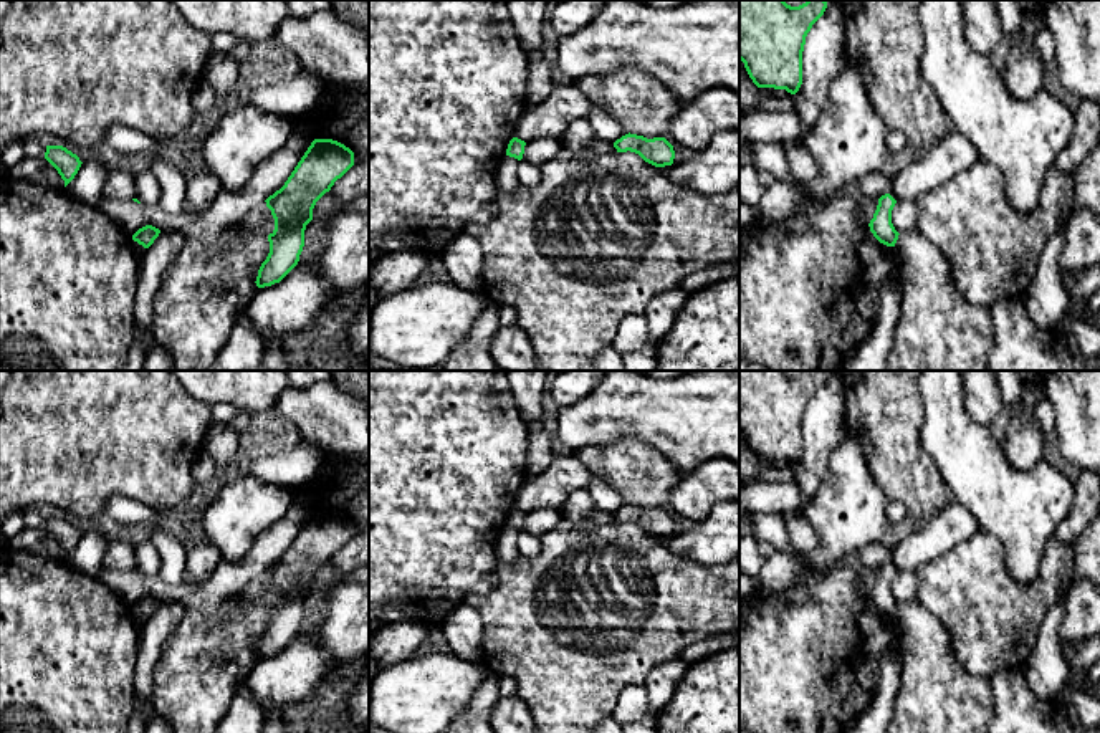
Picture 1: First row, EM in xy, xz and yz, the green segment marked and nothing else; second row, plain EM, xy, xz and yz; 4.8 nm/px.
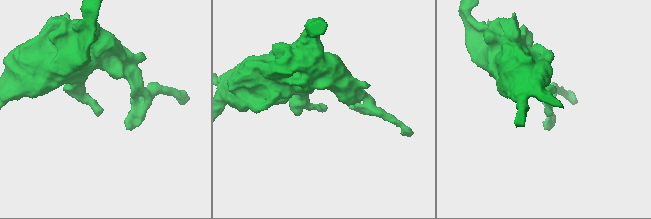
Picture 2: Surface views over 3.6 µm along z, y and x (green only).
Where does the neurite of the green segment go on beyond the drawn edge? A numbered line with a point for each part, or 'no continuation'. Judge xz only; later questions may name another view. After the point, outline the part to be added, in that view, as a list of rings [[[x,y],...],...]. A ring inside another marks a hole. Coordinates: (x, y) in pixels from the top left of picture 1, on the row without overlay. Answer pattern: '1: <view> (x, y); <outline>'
no continuation

